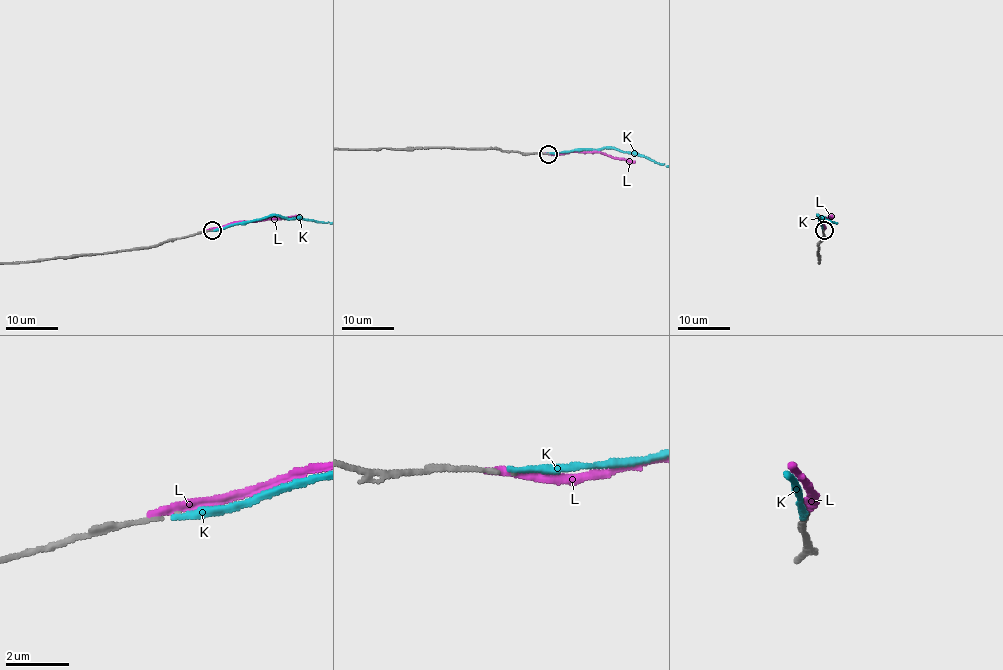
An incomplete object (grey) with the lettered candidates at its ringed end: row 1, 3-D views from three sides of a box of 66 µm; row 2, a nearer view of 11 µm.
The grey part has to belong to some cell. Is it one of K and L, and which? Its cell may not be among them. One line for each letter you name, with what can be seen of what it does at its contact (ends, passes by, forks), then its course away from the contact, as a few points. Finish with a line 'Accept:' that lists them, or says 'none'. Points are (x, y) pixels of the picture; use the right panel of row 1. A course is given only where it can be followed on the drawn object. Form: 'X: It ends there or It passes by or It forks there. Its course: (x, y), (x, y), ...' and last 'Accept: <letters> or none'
Accept: none

